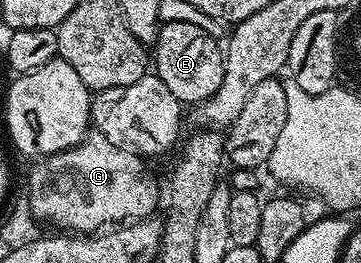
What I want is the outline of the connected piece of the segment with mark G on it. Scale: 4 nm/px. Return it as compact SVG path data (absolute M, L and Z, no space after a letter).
M97 131L88 132L80 145L60 153L50 153L36 160L27 177L27 203L31 216L44 225L56 225L56 230L70 231L75 235L94 235L116 223L130 223L136 219L152 216L155 204L161 201L161 185L155 182L153 174L147 170L148 162L138 153L109 143L105 135Z

